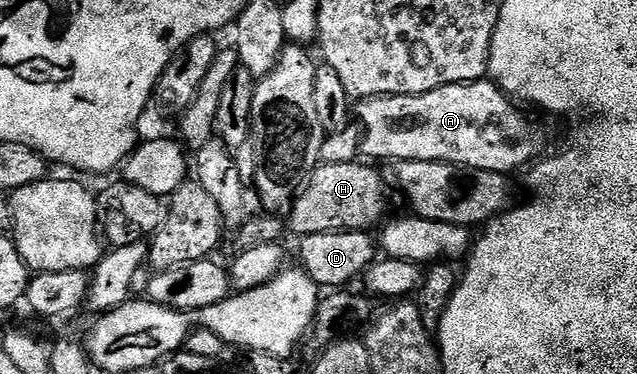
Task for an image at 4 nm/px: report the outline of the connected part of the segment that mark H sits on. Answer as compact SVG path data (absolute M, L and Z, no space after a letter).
M352 162L348 164L327 164L320 163L319 167L315 169L314 172L310 173L309 179L306 181L305 187L296 195L293 203L290 205L289 213L291 212L291 218L289 217L289 228L290 231L297 232L298 237L308 236L309 234L325 234L326 232L361 232L364 230L374 229L374 224L377 226L382 225L384 223L385 217L383 215L387 212L387 188L383 185L383 176L378 172L375 167L370 163L367 164L359 164L360 162Z

